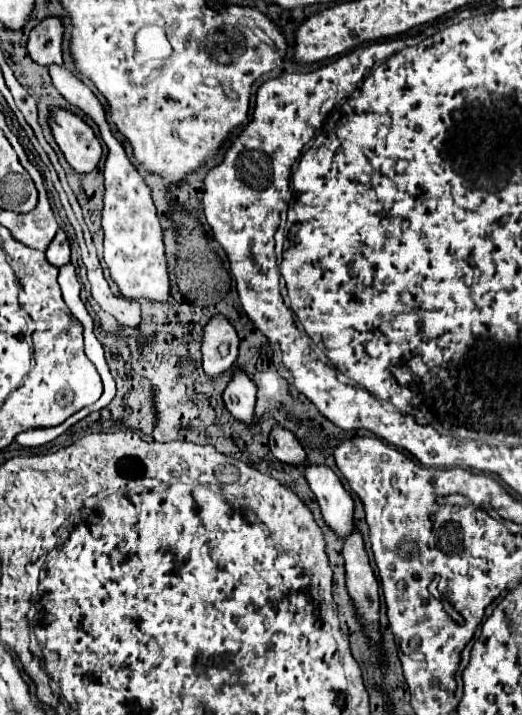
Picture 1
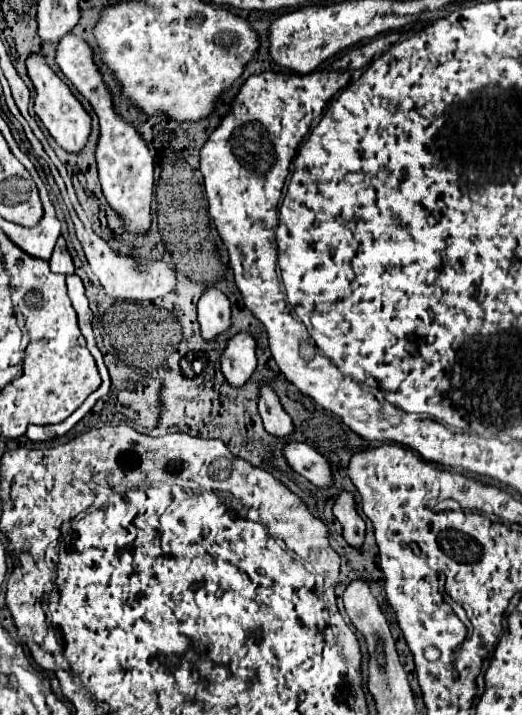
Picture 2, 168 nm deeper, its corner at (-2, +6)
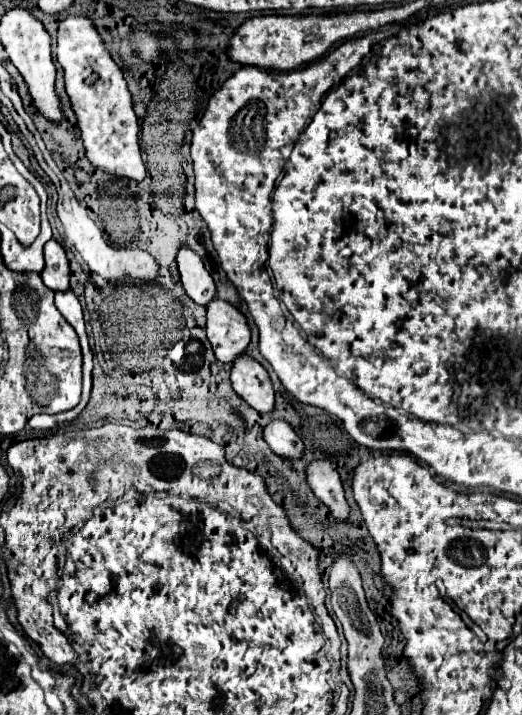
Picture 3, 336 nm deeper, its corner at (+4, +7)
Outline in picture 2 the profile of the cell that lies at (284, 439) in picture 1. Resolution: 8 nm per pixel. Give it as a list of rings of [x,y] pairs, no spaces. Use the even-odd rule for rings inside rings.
[[[266,383],[260,387],[260,393],[258,393],[258,411],[260,411],[262,419],[264,419],[264,429],[268,433],[272,433],[276,437],[292,435],[292,431],[294,431],[292,419],[282,409],[276,391]]]

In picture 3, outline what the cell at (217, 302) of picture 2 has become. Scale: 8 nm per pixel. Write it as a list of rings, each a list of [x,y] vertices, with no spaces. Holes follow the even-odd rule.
[[[188,248],[178,252],[178,272],[186,294],[200,306],[216,298],[216,286],[210,272],[204,268],[200,256]]]

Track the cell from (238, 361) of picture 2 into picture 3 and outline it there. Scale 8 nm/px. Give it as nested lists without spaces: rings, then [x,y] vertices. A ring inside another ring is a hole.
[[[218,298],[212,300],[206,310],[206,332],[214,354],[220,362],[232,364],[236,356],[244,354],[250,344],[250,328],[246,318],[232,304]]]

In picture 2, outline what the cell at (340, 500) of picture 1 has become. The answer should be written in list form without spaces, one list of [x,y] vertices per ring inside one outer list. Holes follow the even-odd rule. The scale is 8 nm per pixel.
[[[288,441],[282,447],[282,455],[286,457],[288,465],[296,473],[306,477],[314,485],[324,487],[324,485],[332,483],[332,471],[330,471],[328,459],[322,457],[314,447],[300,443],[300,441]]]

